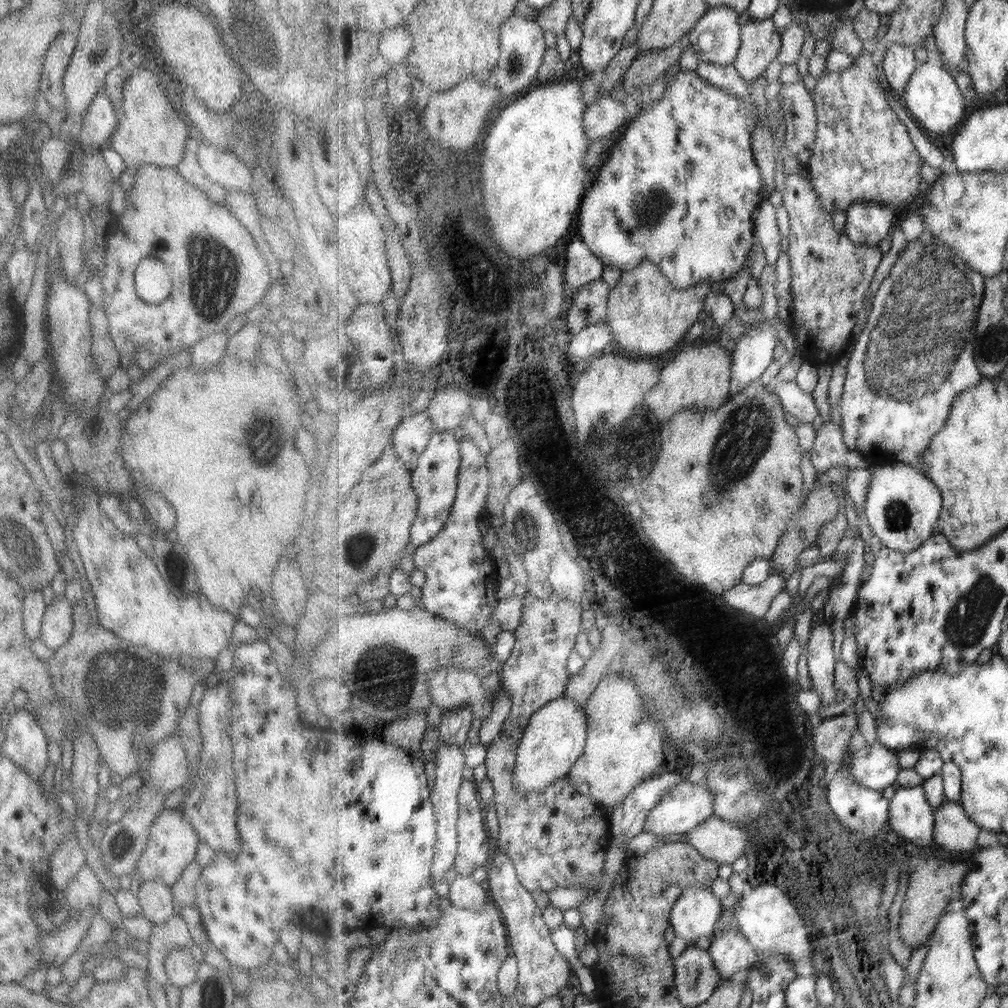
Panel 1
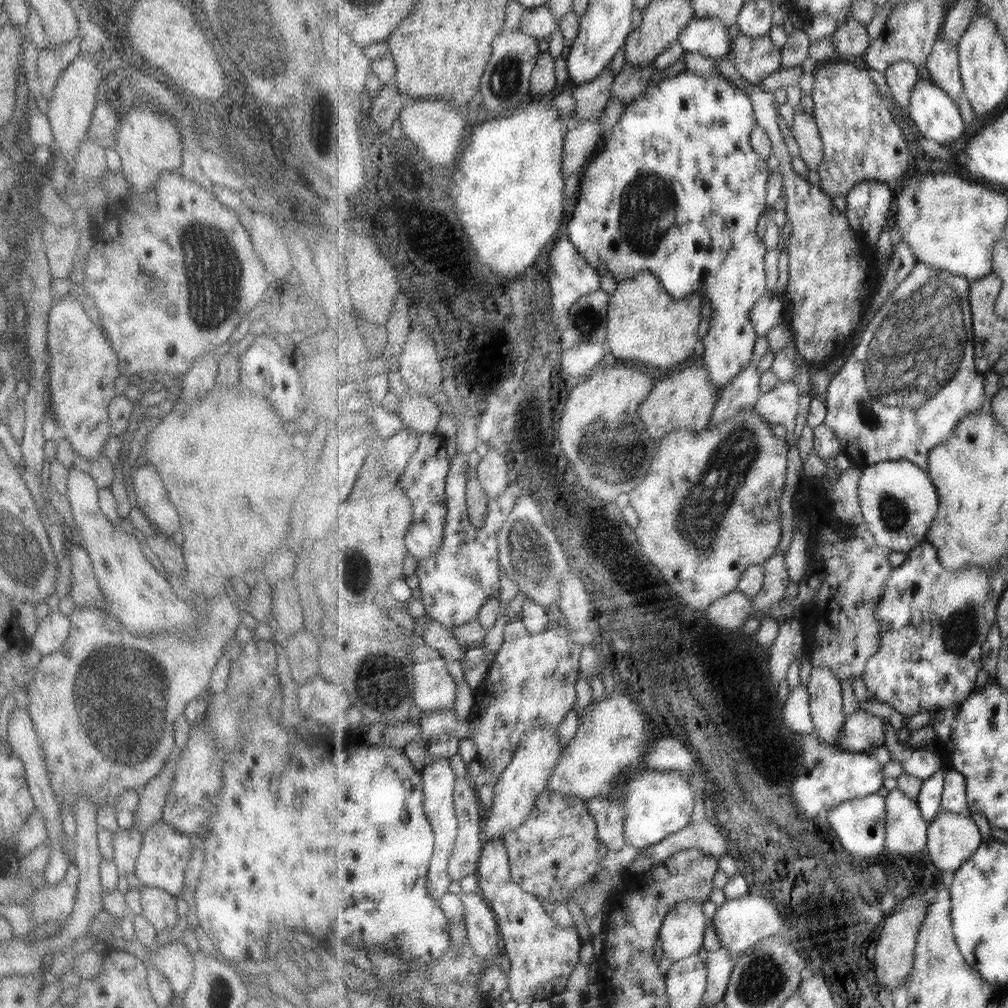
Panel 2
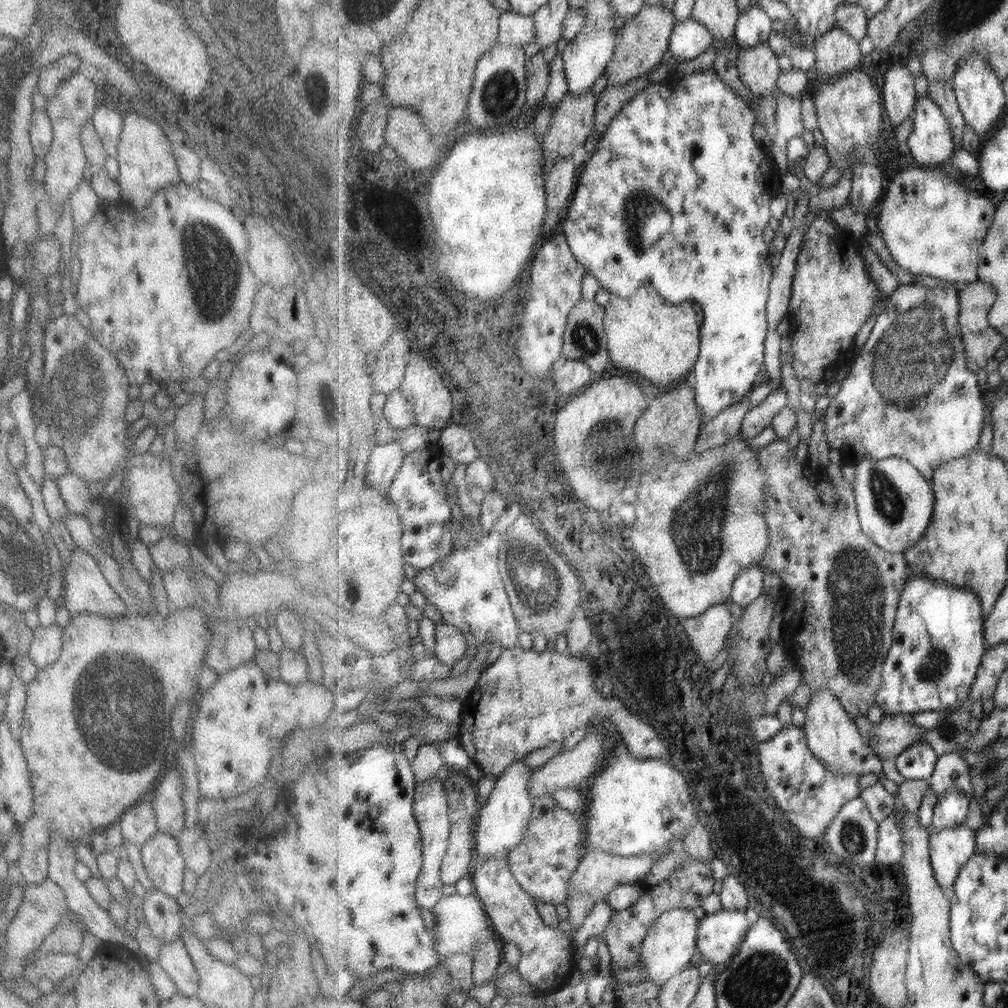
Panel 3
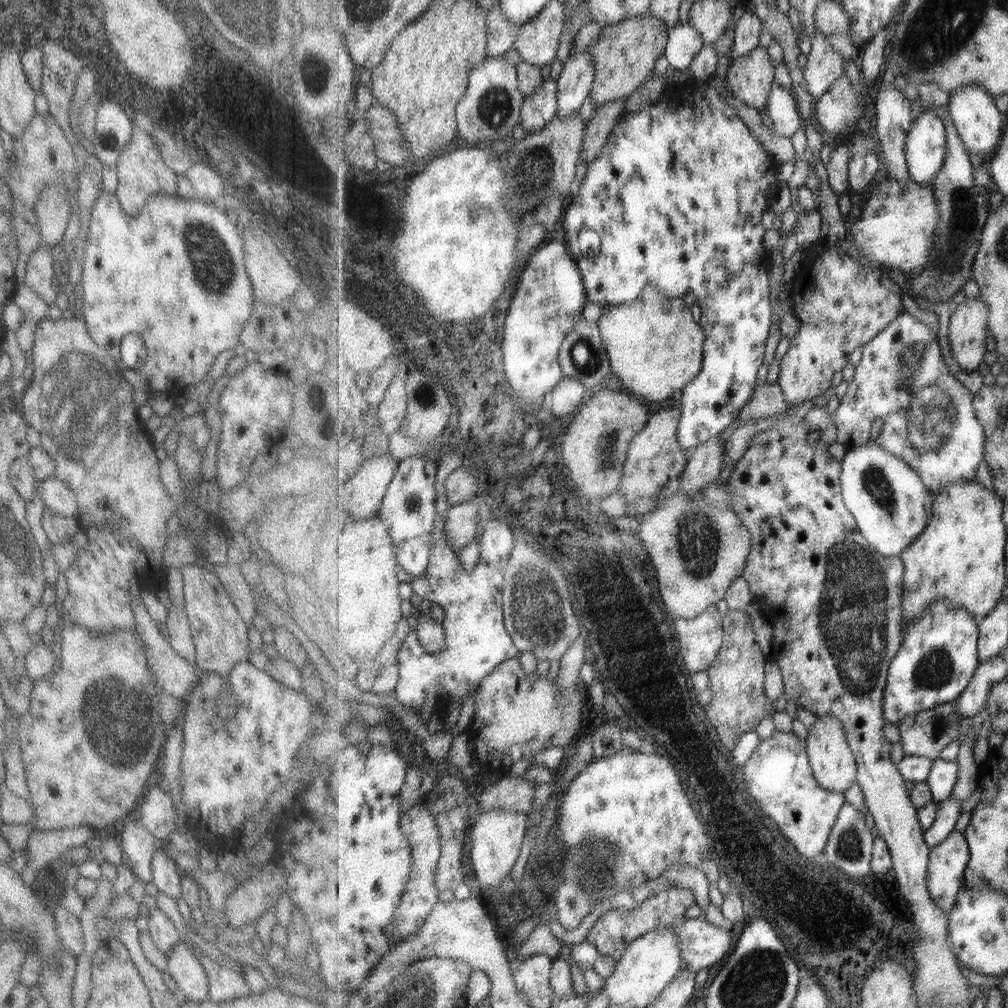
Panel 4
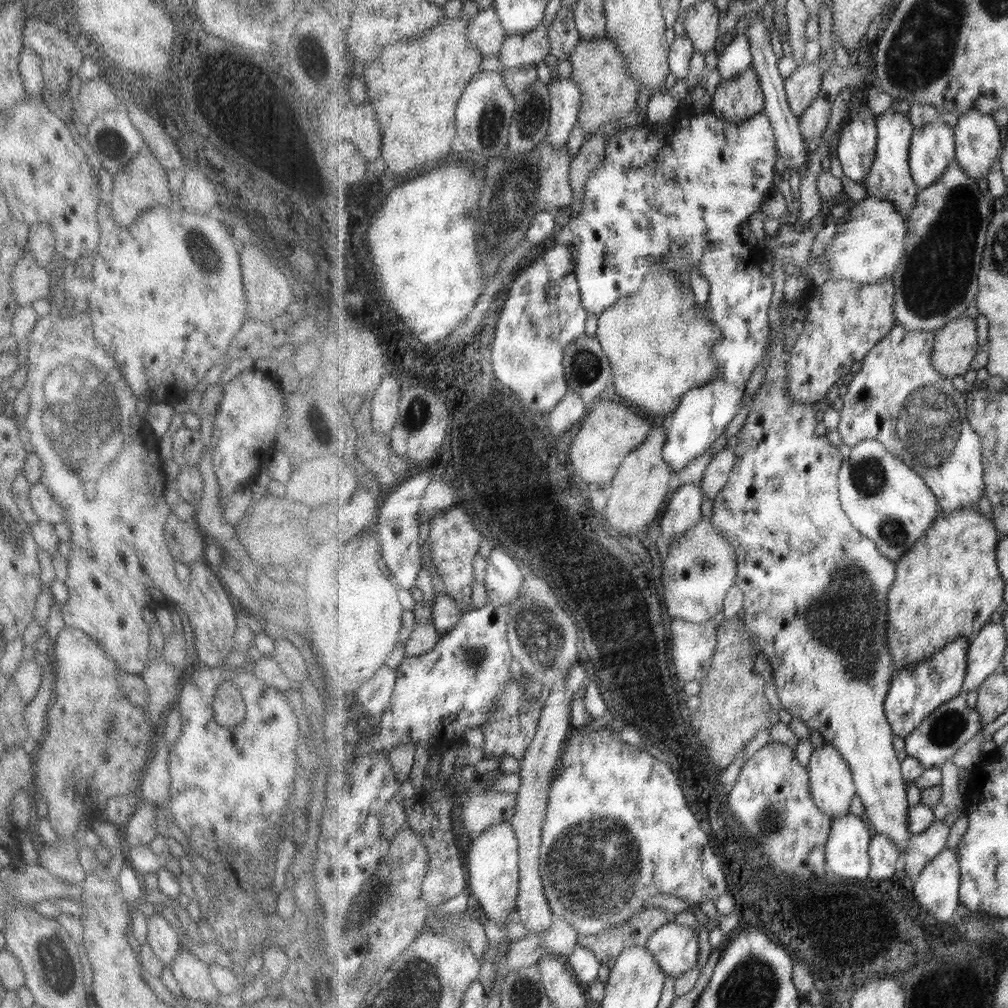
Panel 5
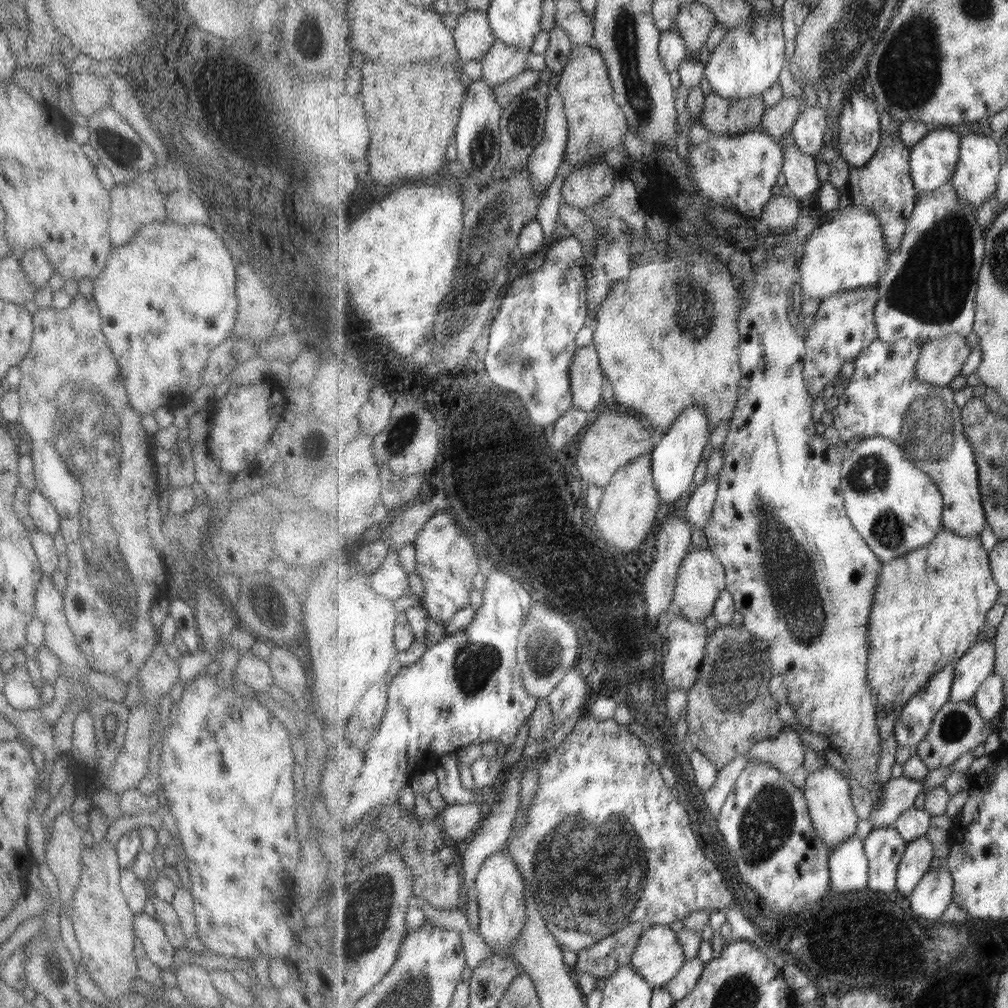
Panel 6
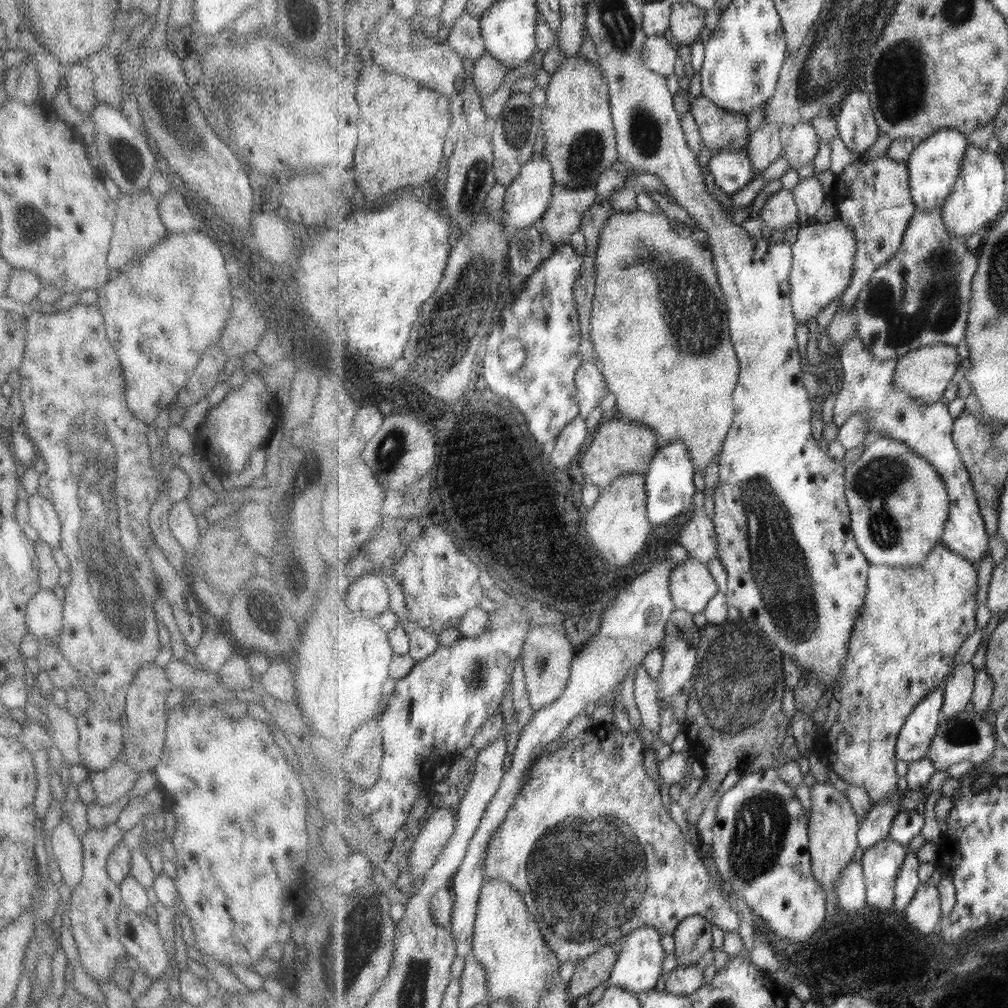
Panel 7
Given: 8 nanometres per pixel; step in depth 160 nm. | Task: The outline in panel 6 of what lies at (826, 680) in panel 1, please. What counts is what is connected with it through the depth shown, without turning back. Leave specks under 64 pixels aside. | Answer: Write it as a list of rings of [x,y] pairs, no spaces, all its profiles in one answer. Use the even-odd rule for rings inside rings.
[[[823,761],[822,764],[823,768],[818,768],[807,776],[804,795],[808,800],[808,808],[814,821],[814,827],[831,852],[831,848],[849,840],[849,836],[857,834],[860,818],[856,812],[854,800],[851,796],[852,788],[847,777],[826,762]]]

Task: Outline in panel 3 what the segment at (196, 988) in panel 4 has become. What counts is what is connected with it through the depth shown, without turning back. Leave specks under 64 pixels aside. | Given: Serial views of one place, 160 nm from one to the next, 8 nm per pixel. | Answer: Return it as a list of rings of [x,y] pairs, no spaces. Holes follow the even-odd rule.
[[[178,938],[173,942],[161,943],[155,962],[171,979],[177,994],[186,997],[196,994],[198,976],[184,944]]]

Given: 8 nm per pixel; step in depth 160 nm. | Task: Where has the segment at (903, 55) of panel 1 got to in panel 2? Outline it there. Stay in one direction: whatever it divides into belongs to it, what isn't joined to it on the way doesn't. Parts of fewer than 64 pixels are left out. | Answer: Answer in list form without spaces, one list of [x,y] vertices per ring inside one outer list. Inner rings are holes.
[[[907,61],[896,62],[886,70],[885,80],[896,104],[903,108],[904,113],[907,112],[907,121],[913,122],[908,110],[912,92],[920,81],[917,65]]]

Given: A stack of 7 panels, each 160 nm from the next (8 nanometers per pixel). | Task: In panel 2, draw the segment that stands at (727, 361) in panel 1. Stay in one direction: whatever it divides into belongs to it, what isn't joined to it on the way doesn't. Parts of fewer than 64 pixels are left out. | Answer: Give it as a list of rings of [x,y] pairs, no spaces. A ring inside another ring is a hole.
[[[688,363],[673,373],[666,374],[657,381],[653,392],[643,402],[641,416],[648,426],[648,434],[659,442],[670,432],[680,428],[688,428],[693,432],[701,432],[711,425],[713,411],[719,400],[719,388],[710,381],[709,371],[703,365],[700,368]]]

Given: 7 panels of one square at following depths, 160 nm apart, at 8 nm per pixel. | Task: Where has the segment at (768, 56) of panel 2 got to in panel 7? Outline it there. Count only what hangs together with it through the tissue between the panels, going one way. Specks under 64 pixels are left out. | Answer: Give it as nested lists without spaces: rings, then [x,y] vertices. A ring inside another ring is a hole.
[[[702,94],[692,99],[690,112],[698,125],[702,142],[710,151],[737,151],[748,147],[750,134],[747,131],[747,114],[744,112],[725,110]]]

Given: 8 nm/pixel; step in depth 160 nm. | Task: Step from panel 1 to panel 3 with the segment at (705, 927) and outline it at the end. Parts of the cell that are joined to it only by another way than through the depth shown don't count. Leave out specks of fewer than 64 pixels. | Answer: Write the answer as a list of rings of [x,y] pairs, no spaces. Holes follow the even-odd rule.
[[[674,909],[664,913],[652,924],[638,958],[638,962],[646,969],[645,980],[662,987],[691,965],[691,958],[698,952],[700,921],[691,909]]]

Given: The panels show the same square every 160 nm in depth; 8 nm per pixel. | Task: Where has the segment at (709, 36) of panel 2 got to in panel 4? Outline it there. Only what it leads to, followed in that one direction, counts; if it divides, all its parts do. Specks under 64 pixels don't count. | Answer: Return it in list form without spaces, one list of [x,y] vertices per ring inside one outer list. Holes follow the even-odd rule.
[[[690,22],[678,24],[668,32],[666,60],[676,72],[687,70],[705,45],[701,33]]]

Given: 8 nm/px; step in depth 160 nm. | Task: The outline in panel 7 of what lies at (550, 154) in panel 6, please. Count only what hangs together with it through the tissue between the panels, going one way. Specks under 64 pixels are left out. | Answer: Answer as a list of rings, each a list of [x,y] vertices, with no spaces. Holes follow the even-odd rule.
[[[541,152],[539,156],[533,156],[531,161],[523,166],[516,180],[505,190],[504,207],[500,213],[503,214],[503,223],[507,227],[507,232],[514,233],[517,229],[529,228],[542,221],[549,208],[552,190],[555,186],[553,174],[553,167],[547,161],[545,152]]]

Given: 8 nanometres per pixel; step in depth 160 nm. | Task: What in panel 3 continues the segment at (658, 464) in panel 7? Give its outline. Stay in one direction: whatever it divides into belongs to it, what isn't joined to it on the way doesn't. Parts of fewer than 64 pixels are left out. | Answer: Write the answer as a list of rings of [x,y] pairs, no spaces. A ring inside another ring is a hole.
[[[714,68],[695,71],[690,75],[685,74],[682,78],[675,78],[675,84],[651,82],[645,90],[634,96],[619,110],[619,114],[611,121],[603,138],[597,142],[591,160],[581,167],[574,199],[569,205],[568,212],[562,217],[563,233],[566,235],[574,255],[578,257],[578,261],[583,264],[586,271],[592,274],[600,286],[605,288],[611,296],[618,295],[631,299],[643,283],[649,282],[653,283],[665,301],[673,305],[692,301],[702,309],[704,320],[700,328],[700,355],[693,370],[696,400],[703,424],[746,398],[751,390],[759,384],[757,376],[765,362],[765,336],[769,332],[767,304],[770,300],[773,269],[769,263],[770,245],[765,240],[764,230],[769,227],[769,218],[772,217],[771,202],[782,192],[782,175],[775,169],[768,148],[759,146],[759,142],[755,140],[756,124],[757,118],[749,102],[736,93]]]

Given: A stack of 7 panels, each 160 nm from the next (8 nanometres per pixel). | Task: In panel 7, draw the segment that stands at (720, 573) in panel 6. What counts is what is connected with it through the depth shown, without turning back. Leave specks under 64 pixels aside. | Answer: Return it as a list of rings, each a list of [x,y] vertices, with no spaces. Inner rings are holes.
[[[689,558],[675,566],[670,574],[670,591],[673,597],[676,610],[690,612],[691,615],[697,612],[704,612],[713,597],[719,592],[719,586],[715,578],[711,576],[709,568],[696,558]]]

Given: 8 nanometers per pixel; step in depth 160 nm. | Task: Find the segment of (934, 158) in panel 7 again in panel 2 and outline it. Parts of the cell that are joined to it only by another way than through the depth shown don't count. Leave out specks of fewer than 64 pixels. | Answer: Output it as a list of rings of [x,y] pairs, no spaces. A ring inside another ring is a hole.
[[[920,79],[914,92],[912,92],[909,110],[911,120],[915,127],[923,135],[924,139],[936,141],[941,144],[953,144],[965,134],[965,122],[959,112],[959,106],[938,84],[932,79]]]

